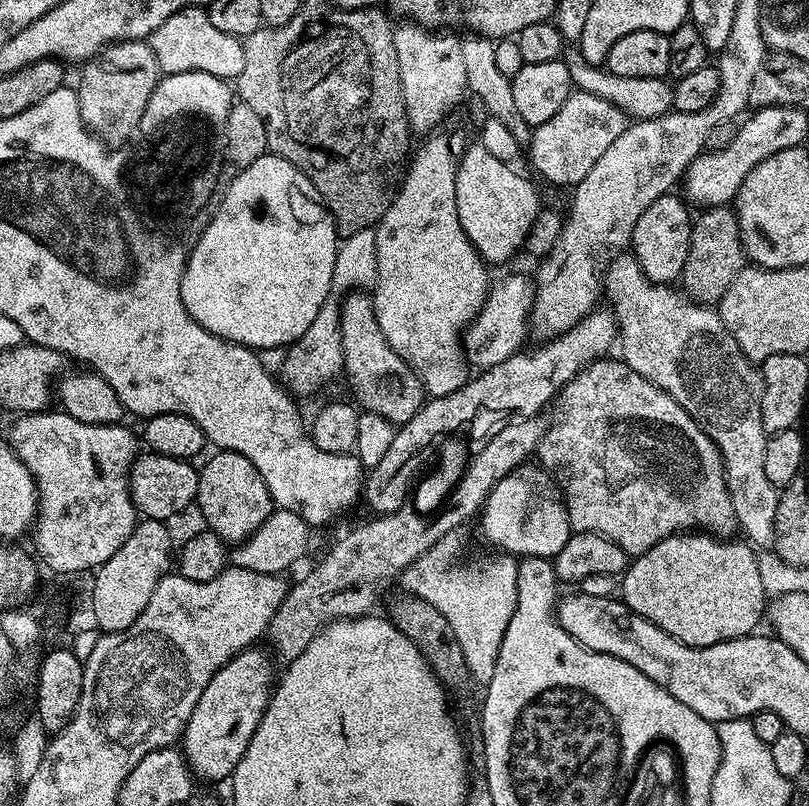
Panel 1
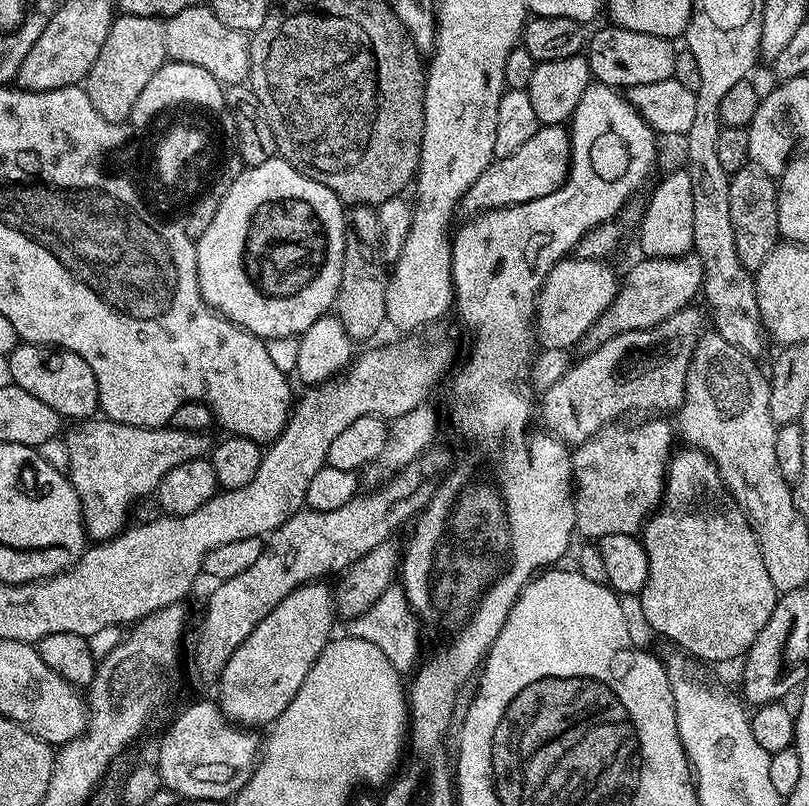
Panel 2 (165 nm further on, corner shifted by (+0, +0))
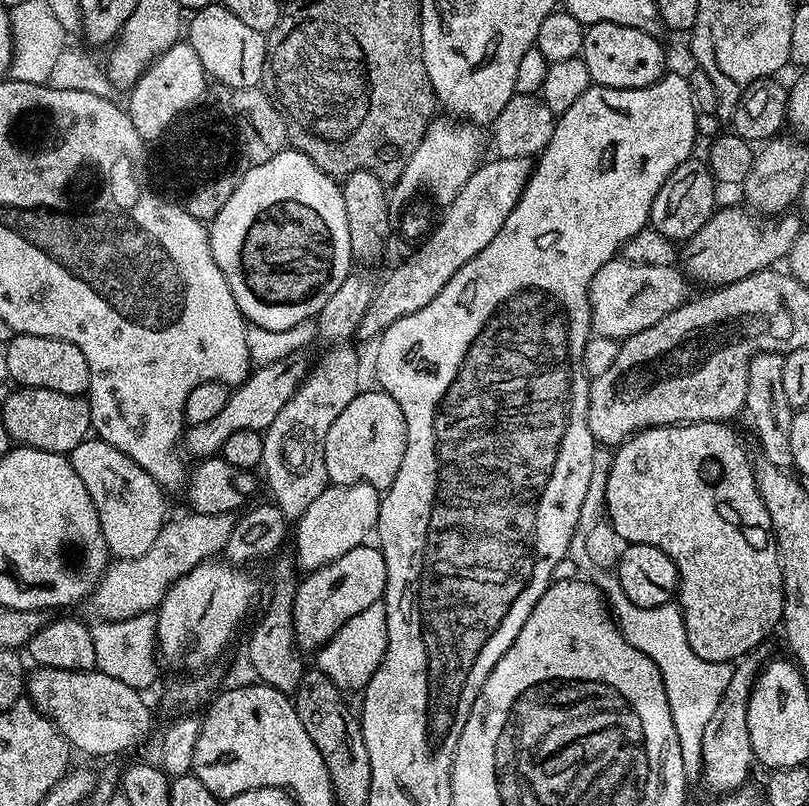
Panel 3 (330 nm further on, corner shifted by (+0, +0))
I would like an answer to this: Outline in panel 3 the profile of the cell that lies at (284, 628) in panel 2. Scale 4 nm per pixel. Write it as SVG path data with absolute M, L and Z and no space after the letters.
M365 542L336 561L309 571L297 586L293 606L293 632L301 649L319 650L334 634L370 606L381 603L386 590L386 558L379 547Z

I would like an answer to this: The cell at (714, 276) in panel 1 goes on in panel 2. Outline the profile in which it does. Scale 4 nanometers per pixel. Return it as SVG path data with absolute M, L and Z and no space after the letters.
M745 166L731 173L730 186L730 226L736 231L736 249L742 266L755 273L770 258L770 250L774 250L781 239L778 226L777 181L755 166Z

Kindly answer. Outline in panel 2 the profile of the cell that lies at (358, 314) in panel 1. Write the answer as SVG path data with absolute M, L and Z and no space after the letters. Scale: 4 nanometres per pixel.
M367 204L349 207L346 220L350 227L344 233L344 257L342 258L342 278L334 305L346 334L353 342L368 340L380 327L385 327L386 290L389 269L380 254L380 227L376 208Z

